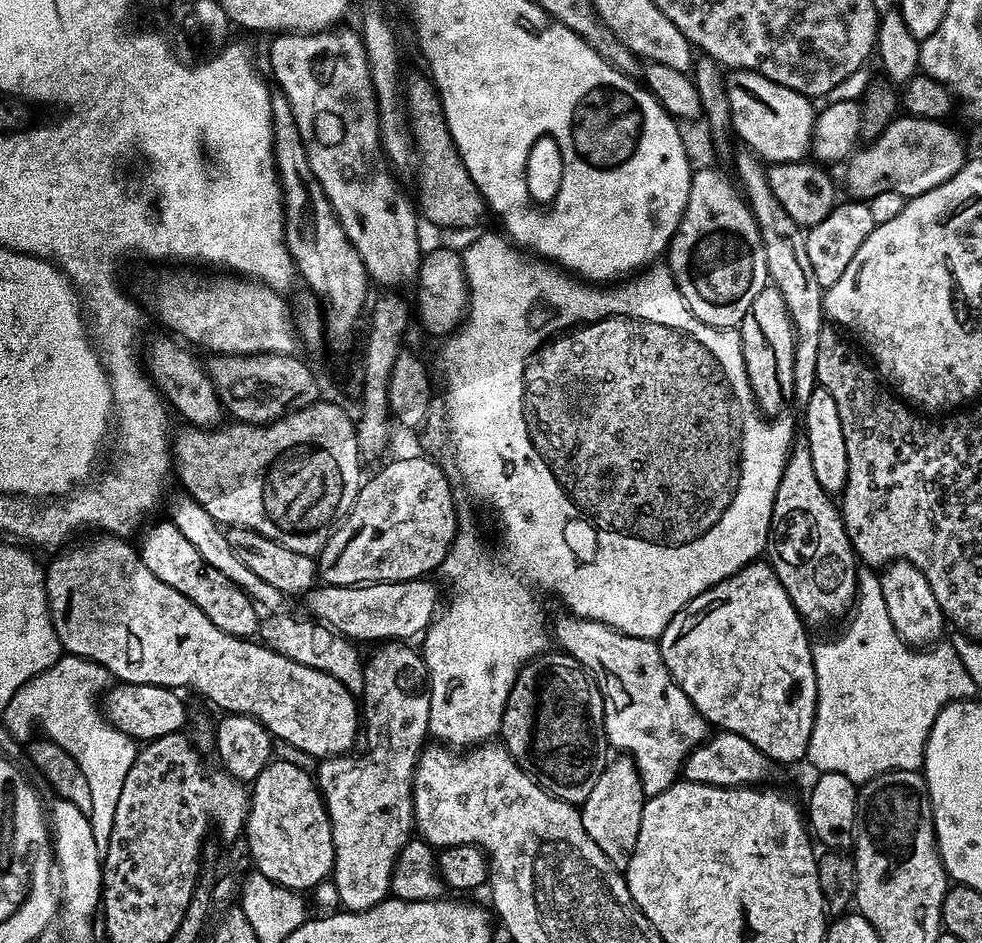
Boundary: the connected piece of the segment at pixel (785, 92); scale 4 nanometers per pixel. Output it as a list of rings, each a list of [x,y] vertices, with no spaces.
[[[745,68],[729,71],[724,77],[724,84],[726,94],[729,96],[735,135],[740,140],[744,139],[744,144],[761,161],[767,162],[769,165],[785,164],[795,160],[803,161],[809,155],[812,146],[812,128],[816,124],[816,112],[814,107],[812,108],[813,101],[809,97],[790,90],[770,78],[759,76],[757,72],[747,72]]]

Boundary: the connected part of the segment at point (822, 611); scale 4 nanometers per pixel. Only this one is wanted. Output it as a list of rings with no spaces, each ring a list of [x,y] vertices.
[[[803,438],[793,443],[782,482],[778,482],[766,556],[805,625],[849,615],[856,599],[858,557],[852,551],[837,501],[818,484],[810,463],[810,446]]]

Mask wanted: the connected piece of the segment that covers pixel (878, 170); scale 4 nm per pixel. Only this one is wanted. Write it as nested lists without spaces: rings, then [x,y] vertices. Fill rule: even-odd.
[[[900,114],[879,138],[852,153],[846,164],[844,184],[848,187],[847,195],[861,202],[872,200],[874,194],[886,194],[886,190],[911,198],[942,186],[942,182],[962,170],[965,162],[964,140],[948,122]]]

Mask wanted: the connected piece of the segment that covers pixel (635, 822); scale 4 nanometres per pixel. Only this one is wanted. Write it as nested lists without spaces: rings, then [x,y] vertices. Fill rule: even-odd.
[[[620,754],[609,759],[598,782],[594,782],[594,790],[590,790],[590,798],[586,798],[584,803],[579,805],[582,826],[586,834],[594,838],[598,850],[602,850],[602,854],[606,854],[609,862],[618,869],[627,869],[634,854],[634,846],[638,846],[638,830],[642,826],[645,799],[636,763],[632,757]]]

